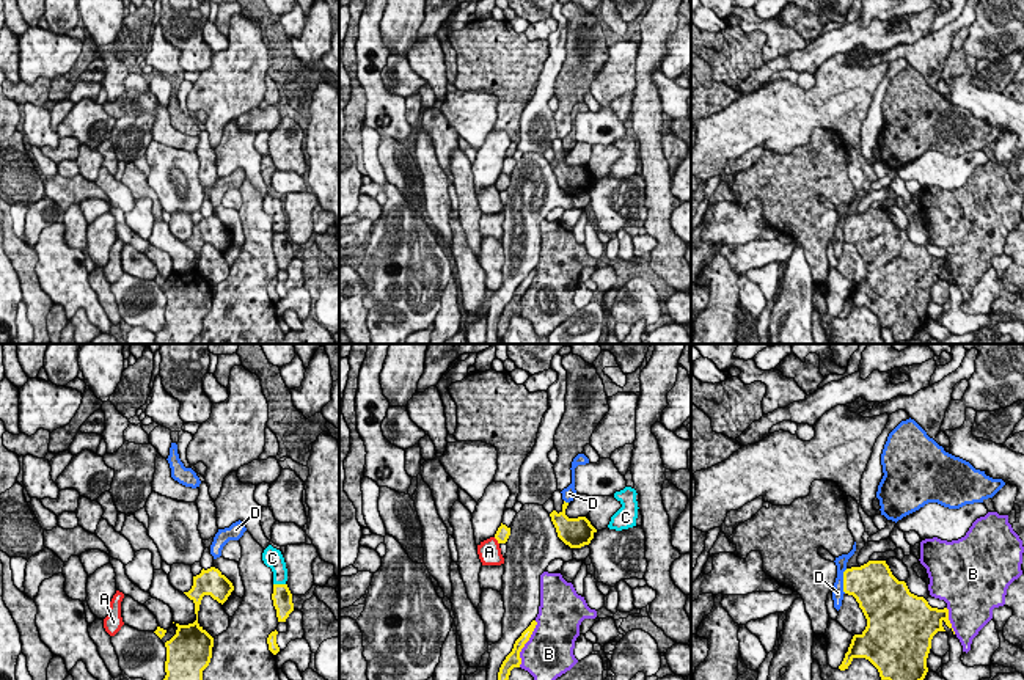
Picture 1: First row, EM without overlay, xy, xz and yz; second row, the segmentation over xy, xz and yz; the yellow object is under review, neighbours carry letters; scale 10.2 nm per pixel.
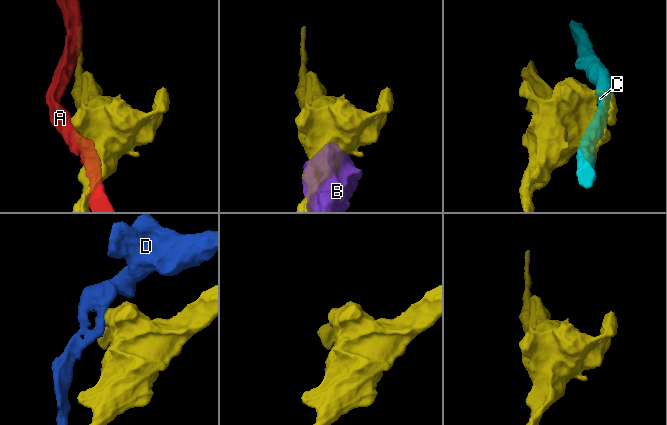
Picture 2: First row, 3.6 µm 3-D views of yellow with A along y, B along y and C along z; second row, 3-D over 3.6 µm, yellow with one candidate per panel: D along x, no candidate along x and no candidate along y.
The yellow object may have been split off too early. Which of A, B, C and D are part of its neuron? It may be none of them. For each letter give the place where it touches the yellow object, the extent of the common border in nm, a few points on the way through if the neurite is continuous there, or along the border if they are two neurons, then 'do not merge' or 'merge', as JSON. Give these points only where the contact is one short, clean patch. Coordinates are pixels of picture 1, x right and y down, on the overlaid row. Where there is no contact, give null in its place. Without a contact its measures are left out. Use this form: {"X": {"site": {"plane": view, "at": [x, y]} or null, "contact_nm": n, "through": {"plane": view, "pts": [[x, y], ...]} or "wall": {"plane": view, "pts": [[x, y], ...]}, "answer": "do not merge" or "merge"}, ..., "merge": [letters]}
{"A": {"site": {"plane": "xz", "at": [497, 539]}, "contact_nm": 100, "wall": {"plane": "xz", "pts": [[493, 537], [498, 544]]}, "answer": "do not merge"}, "B": {"site": {"plane": "xz", "at": [525, 643]}, "contact_nm": 500, "answer": "do not merge"}, "C": {"site": {"plane": "xy", "at": [280, 584]}, "contact_nm": 130, "answer": "do not merge"}, "D": {"site": {"plane": "yz", "at": [844, 581]}, "contact_nm": 260, "wall": {"plane": "yz", "pts": [[847, 569], [844, 572], [844, 592]]}, "answer": "do not merge"}, "merge": []}

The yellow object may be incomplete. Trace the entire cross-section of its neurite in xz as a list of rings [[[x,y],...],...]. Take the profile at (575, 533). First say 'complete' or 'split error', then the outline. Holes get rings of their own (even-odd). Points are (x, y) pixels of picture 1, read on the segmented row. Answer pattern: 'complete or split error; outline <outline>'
complete; outline [[[564,501],[562,510],[559,514],[556,510],[550,514],[558,537],[570,548],[581,548],[589,545],[597,529],[586,517],[569,518],[565,515],[567,506],[569,503]]]

